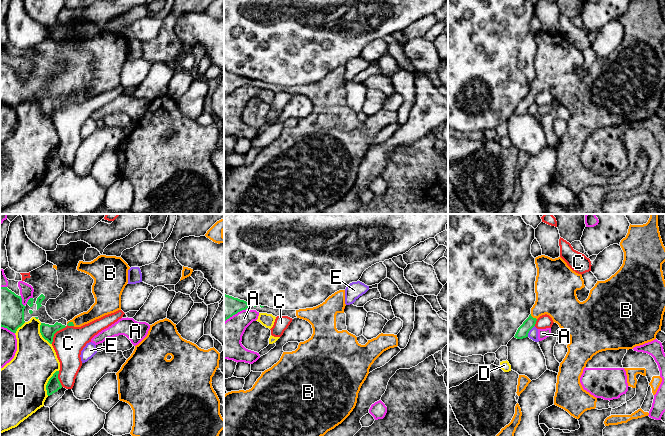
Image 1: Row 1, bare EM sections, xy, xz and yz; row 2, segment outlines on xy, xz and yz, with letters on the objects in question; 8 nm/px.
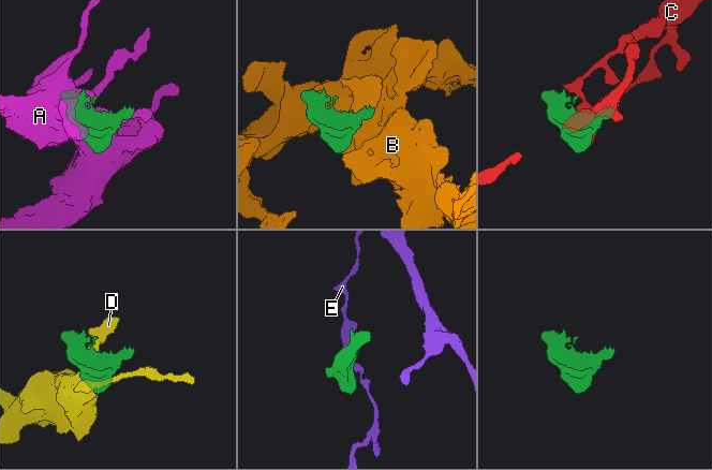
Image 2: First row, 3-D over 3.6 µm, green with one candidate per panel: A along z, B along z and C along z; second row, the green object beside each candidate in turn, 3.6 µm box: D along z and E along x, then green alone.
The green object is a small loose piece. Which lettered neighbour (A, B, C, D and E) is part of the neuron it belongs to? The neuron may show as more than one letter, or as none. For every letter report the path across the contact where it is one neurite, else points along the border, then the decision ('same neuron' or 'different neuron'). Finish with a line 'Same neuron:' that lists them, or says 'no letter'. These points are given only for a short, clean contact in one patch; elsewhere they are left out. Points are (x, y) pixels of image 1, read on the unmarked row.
A: different neuron
B: across yz (522, 108), (532, 93), (555, 72) | same neuron
C: different neuron
D: different neuron
E: along yz (534, 101), (527, 112) | different neuron
Same neuron: B

